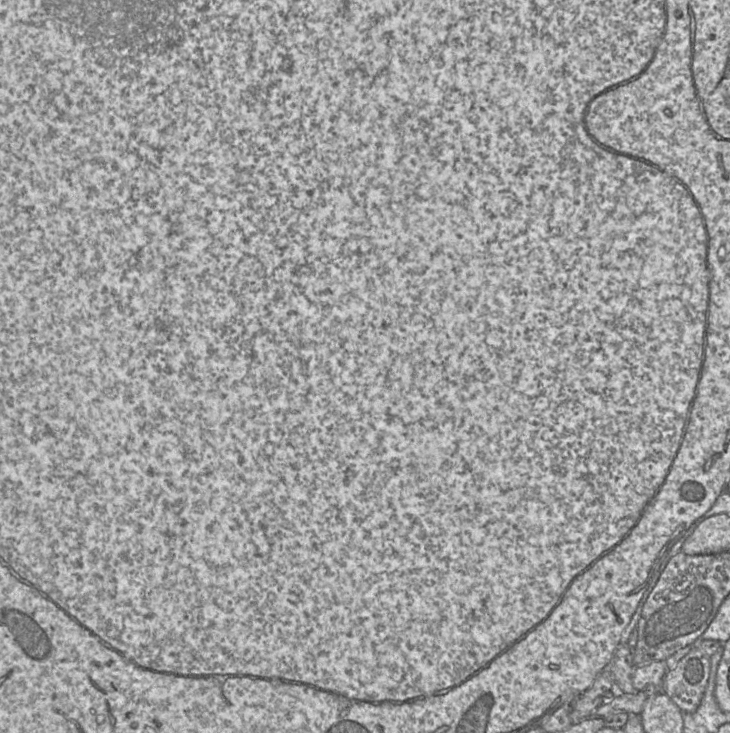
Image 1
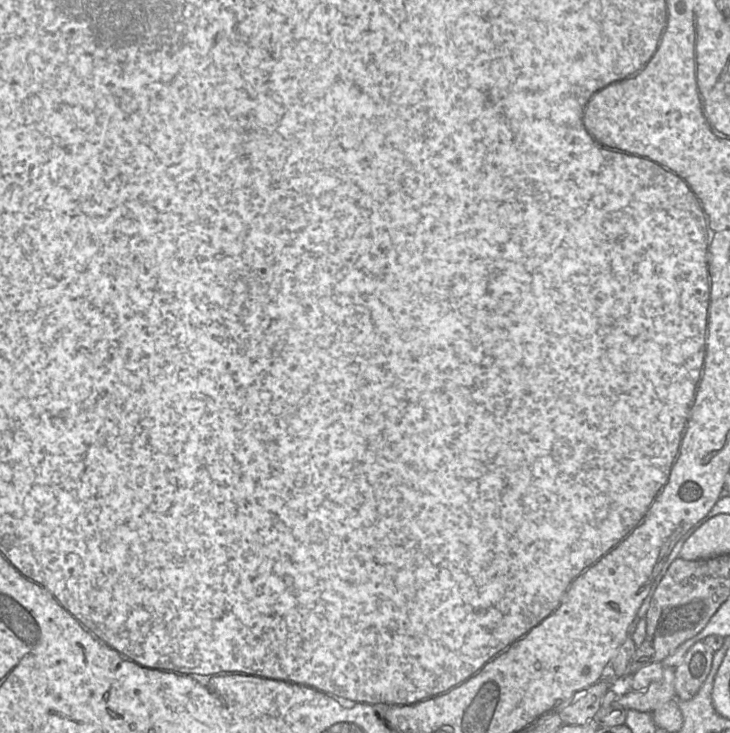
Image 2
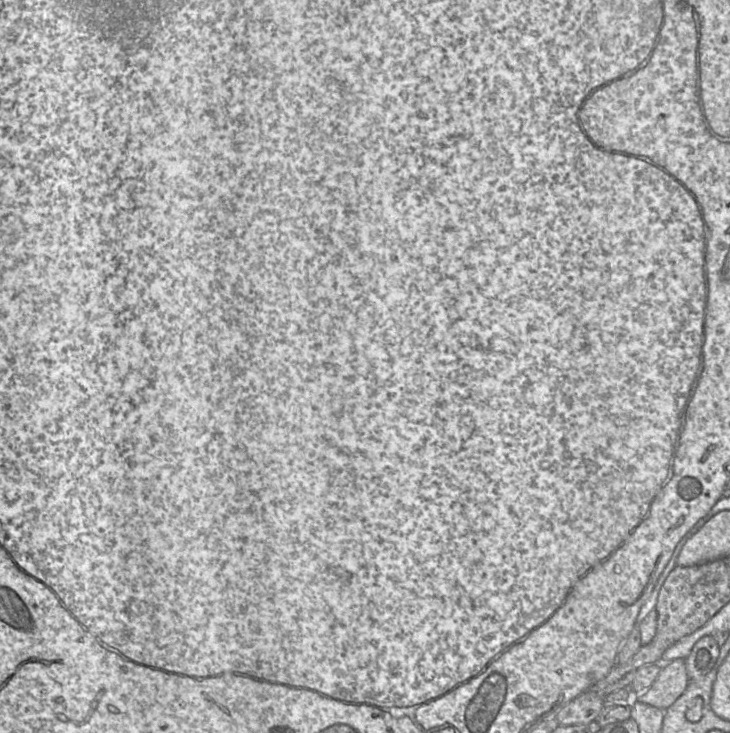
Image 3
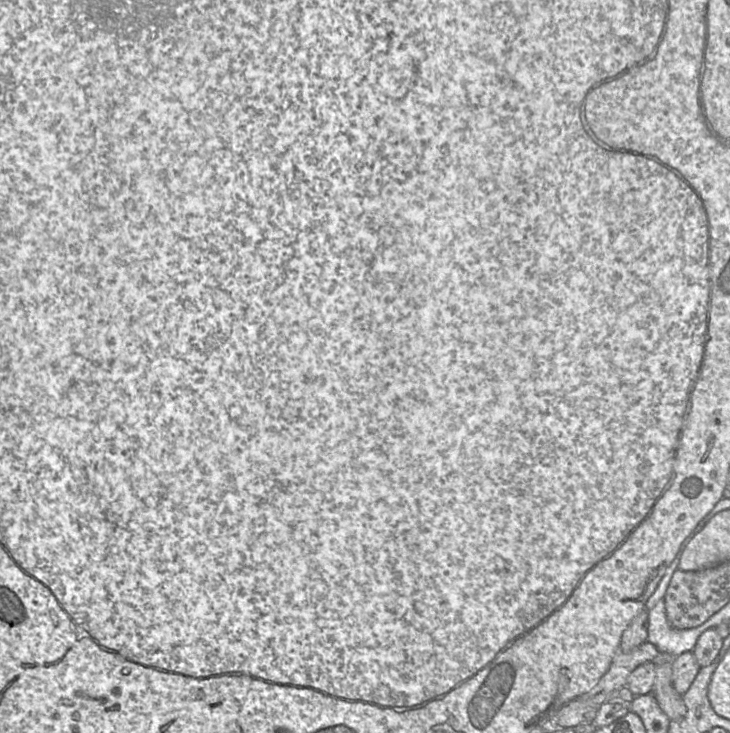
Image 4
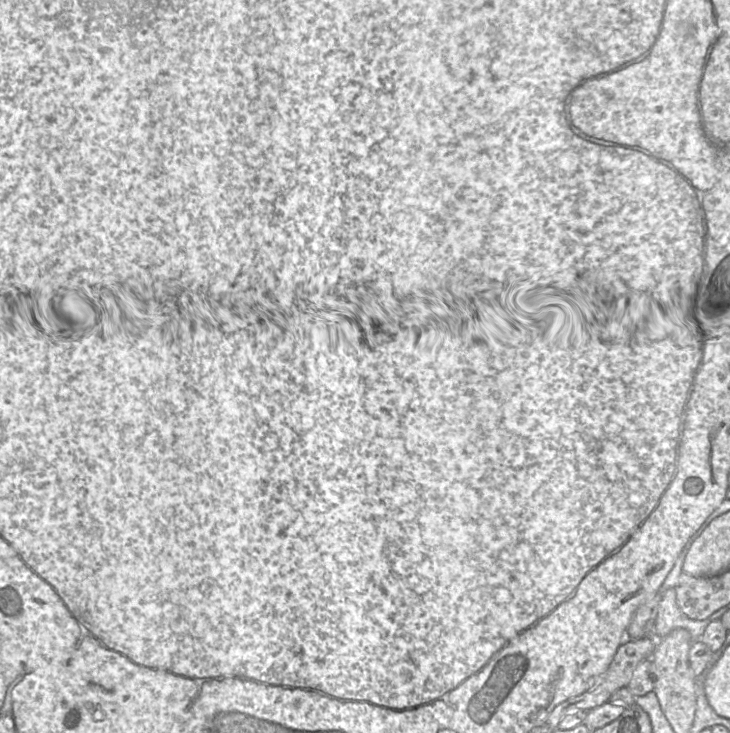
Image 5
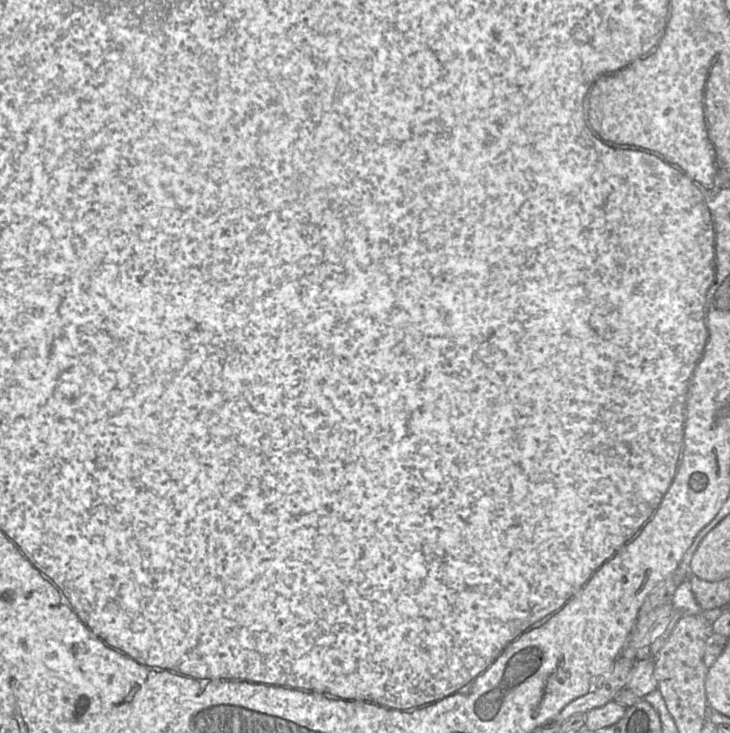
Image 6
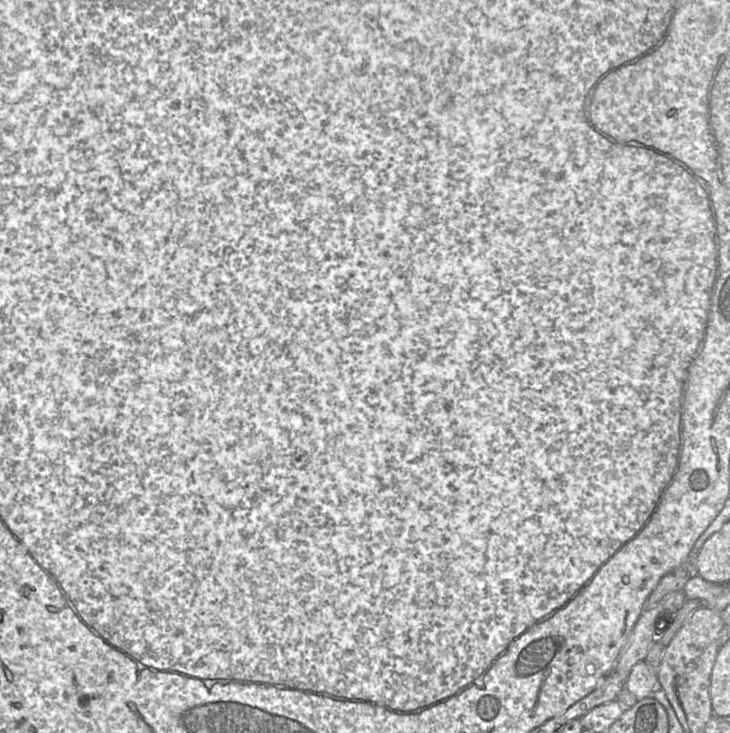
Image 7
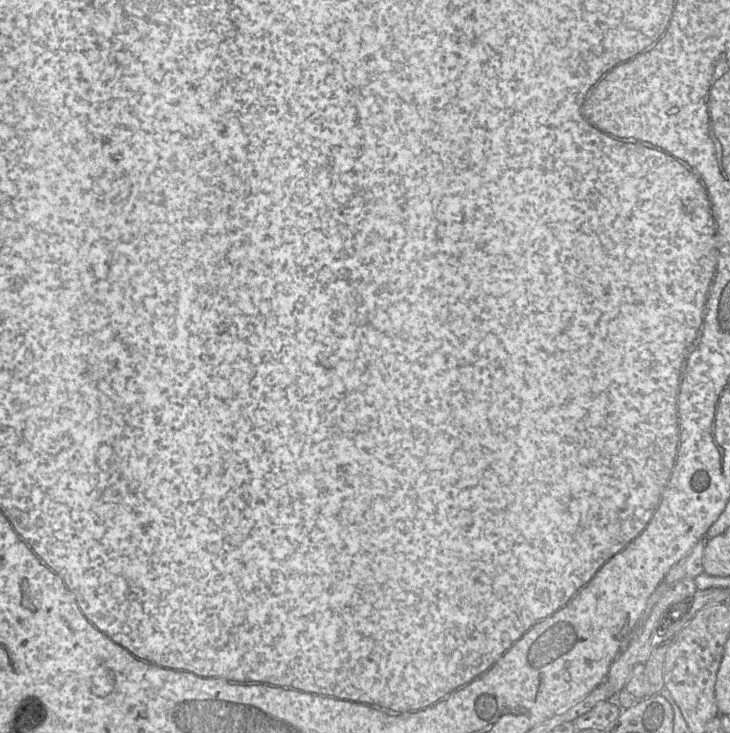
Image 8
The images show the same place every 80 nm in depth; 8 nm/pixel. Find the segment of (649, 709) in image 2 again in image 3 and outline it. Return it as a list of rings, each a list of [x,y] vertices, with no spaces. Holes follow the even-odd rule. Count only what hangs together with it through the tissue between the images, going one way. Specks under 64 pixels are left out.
[[[685,659],[662,662],[657,678],[647,690],[636,693],[636,701],[666,710],[684,693],[688,684]]]

